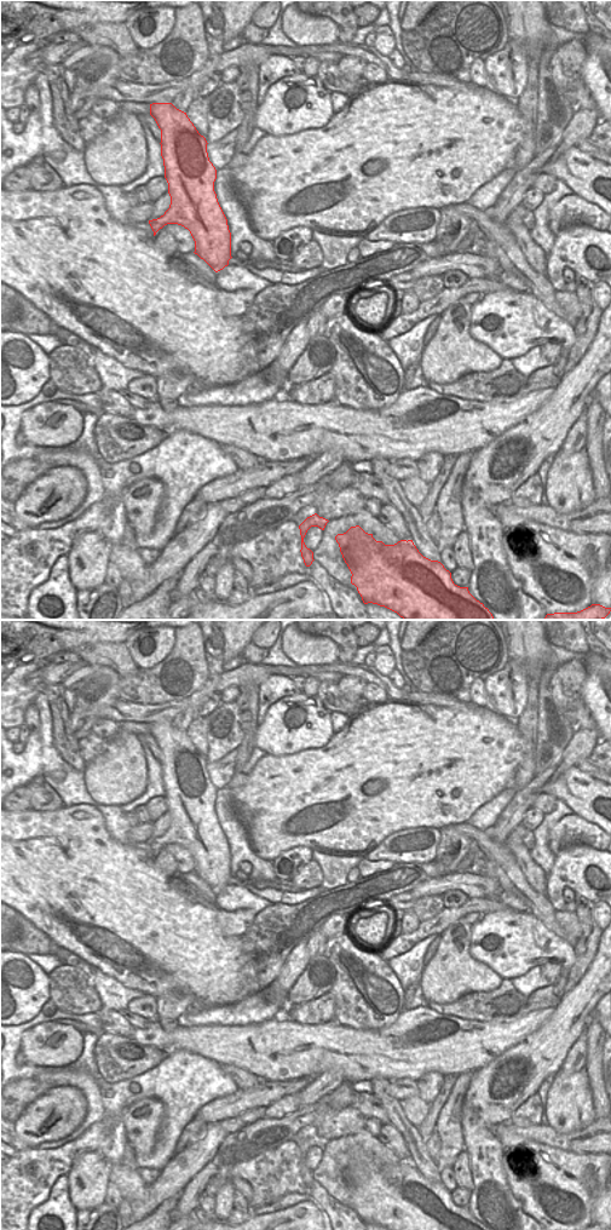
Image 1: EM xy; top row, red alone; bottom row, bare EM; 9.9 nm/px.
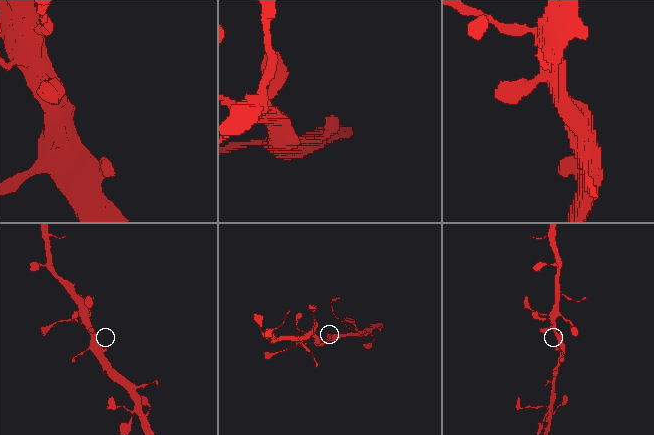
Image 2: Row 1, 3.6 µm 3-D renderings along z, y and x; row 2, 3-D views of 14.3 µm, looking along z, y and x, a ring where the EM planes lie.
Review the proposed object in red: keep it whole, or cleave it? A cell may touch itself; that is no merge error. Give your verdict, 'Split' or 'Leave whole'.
Leave whole

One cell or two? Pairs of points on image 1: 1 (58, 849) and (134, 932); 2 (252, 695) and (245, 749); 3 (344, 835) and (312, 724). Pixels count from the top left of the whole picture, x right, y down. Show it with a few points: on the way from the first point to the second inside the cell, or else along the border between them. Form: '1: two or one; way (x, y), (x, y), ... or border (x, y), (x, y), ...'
1: one; way (71, 869), (114, 912)
2: one; way (253, 708), (253, 728), (249, 736)
3: two; border (334, 734), (321, 747), (305, 748), (290, 754)

